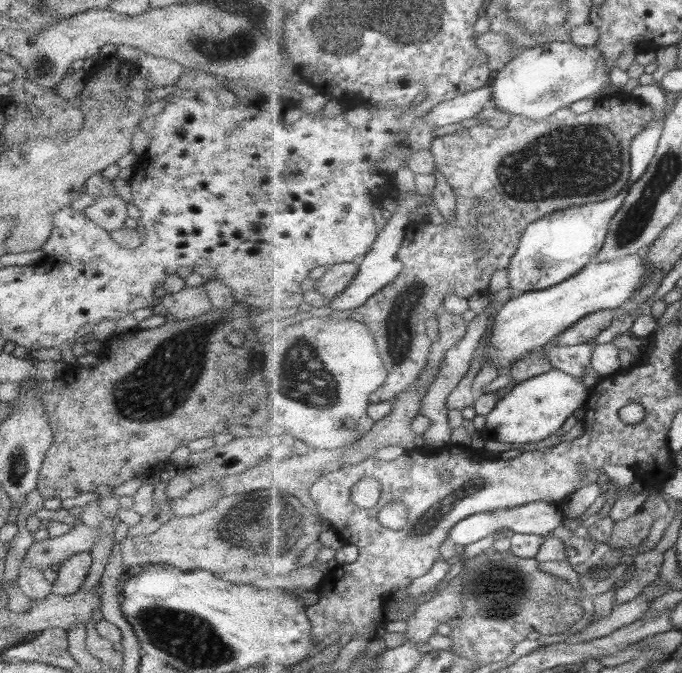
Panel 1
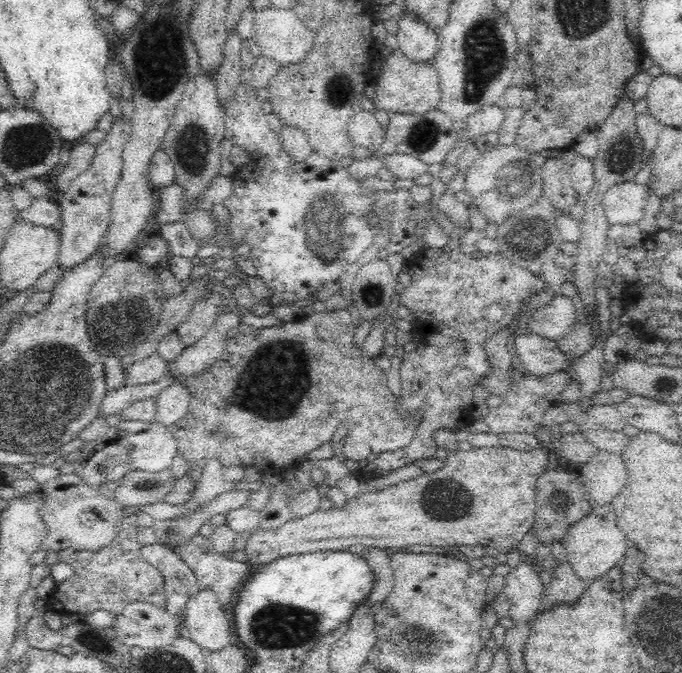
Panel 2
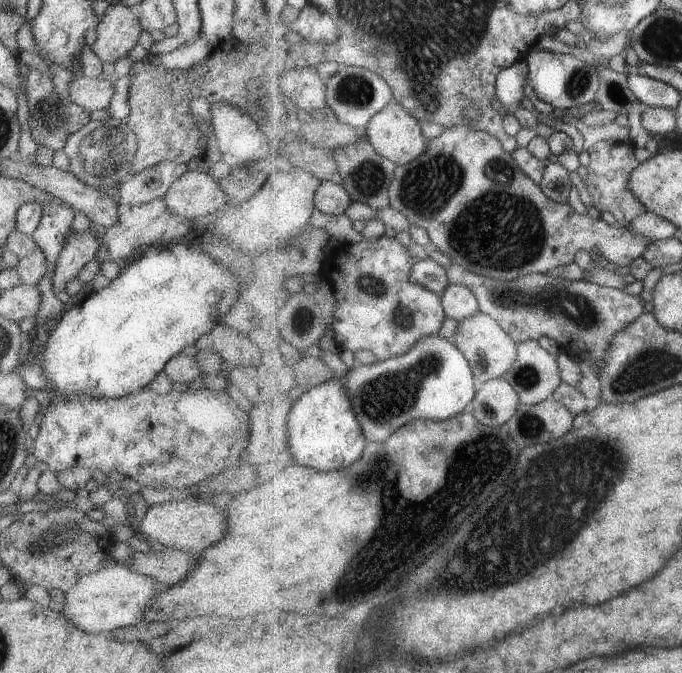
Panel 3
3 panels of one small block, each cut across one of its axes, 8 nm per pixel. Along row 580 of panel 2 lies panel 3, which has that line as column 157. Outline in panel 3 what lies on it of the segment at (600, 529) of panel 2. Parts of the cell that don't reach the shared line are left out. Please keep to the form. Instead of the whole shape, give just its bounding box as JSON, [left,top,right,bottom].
[56,565,159,632]

